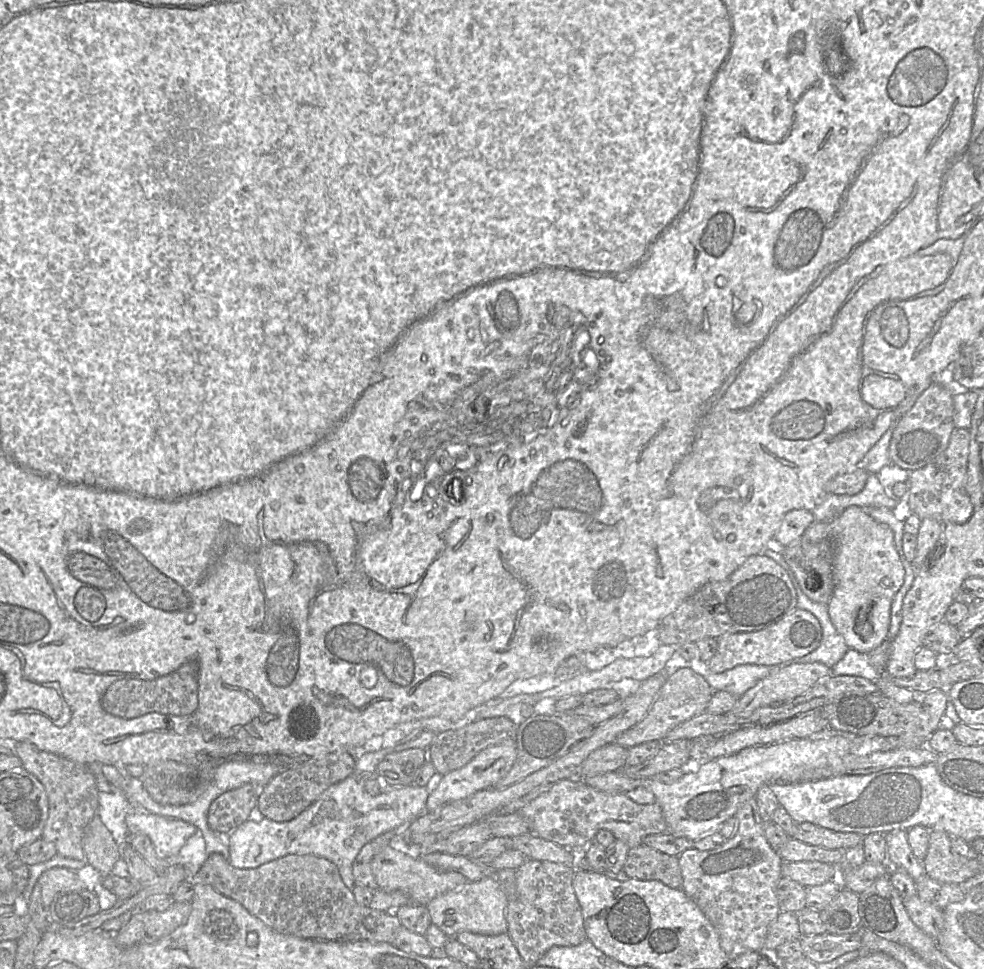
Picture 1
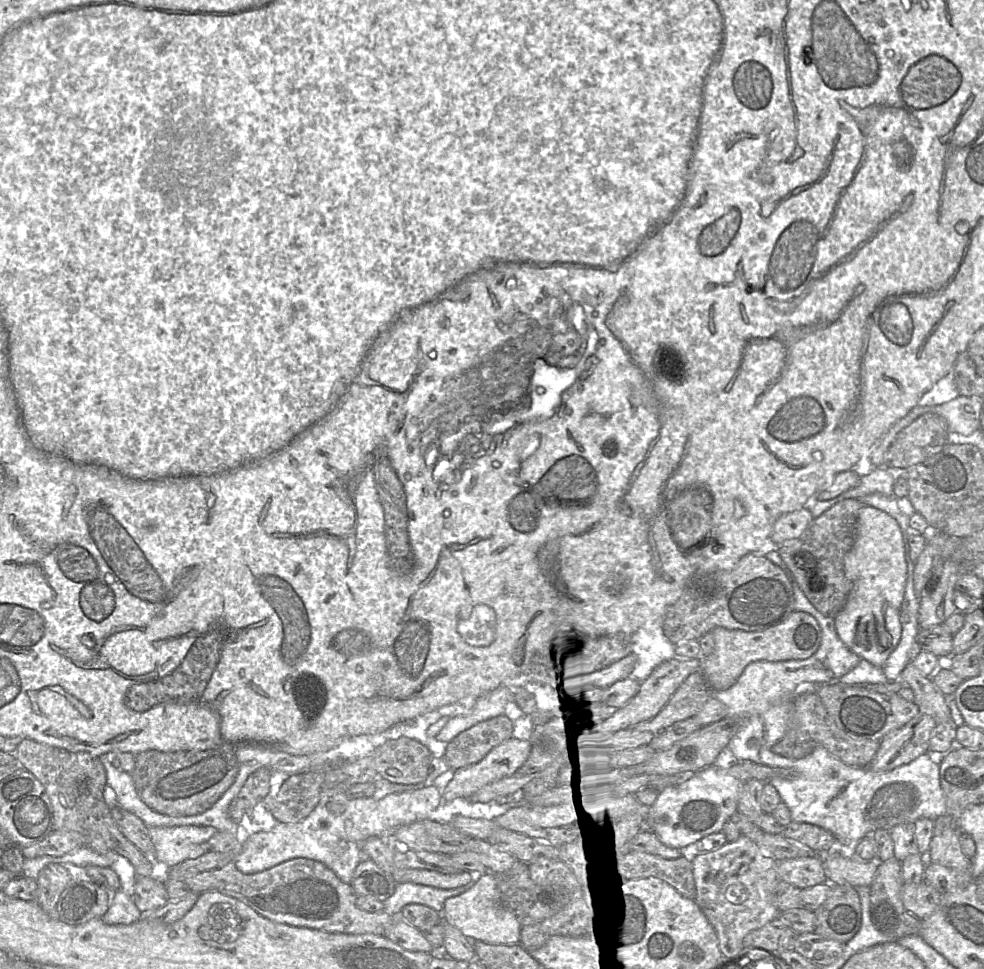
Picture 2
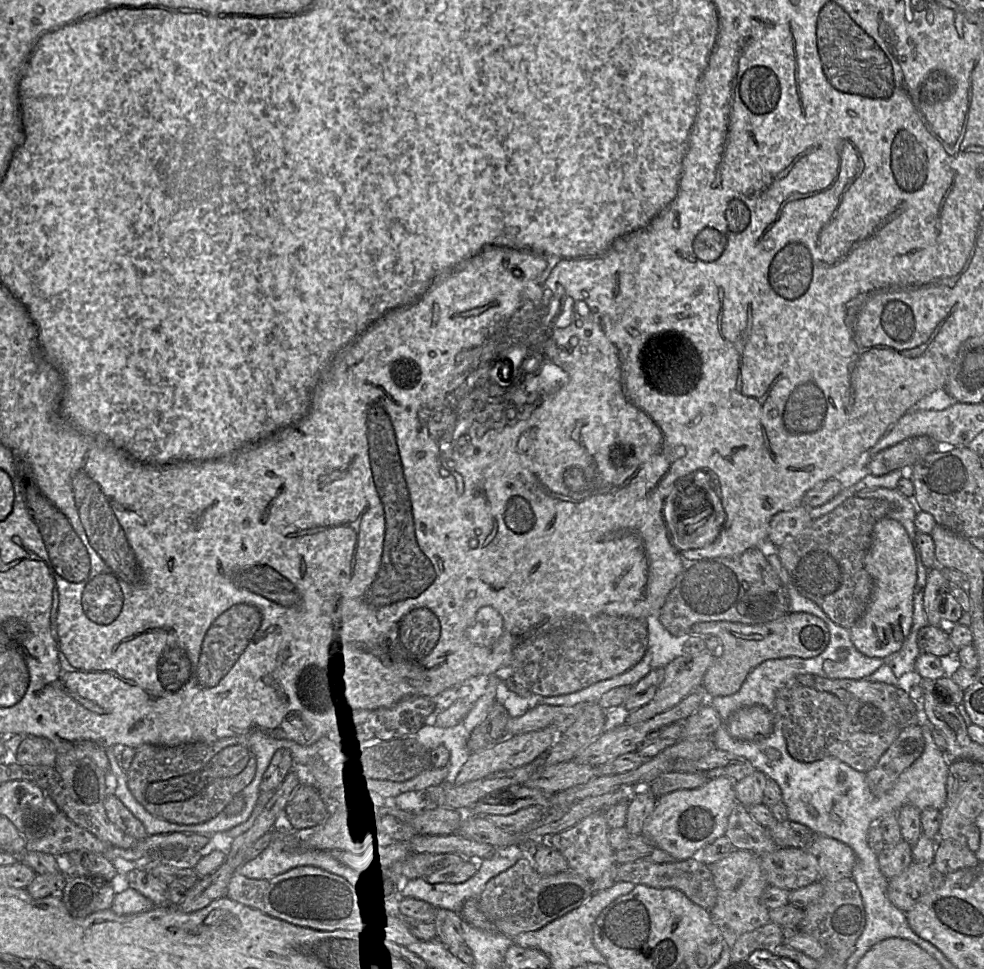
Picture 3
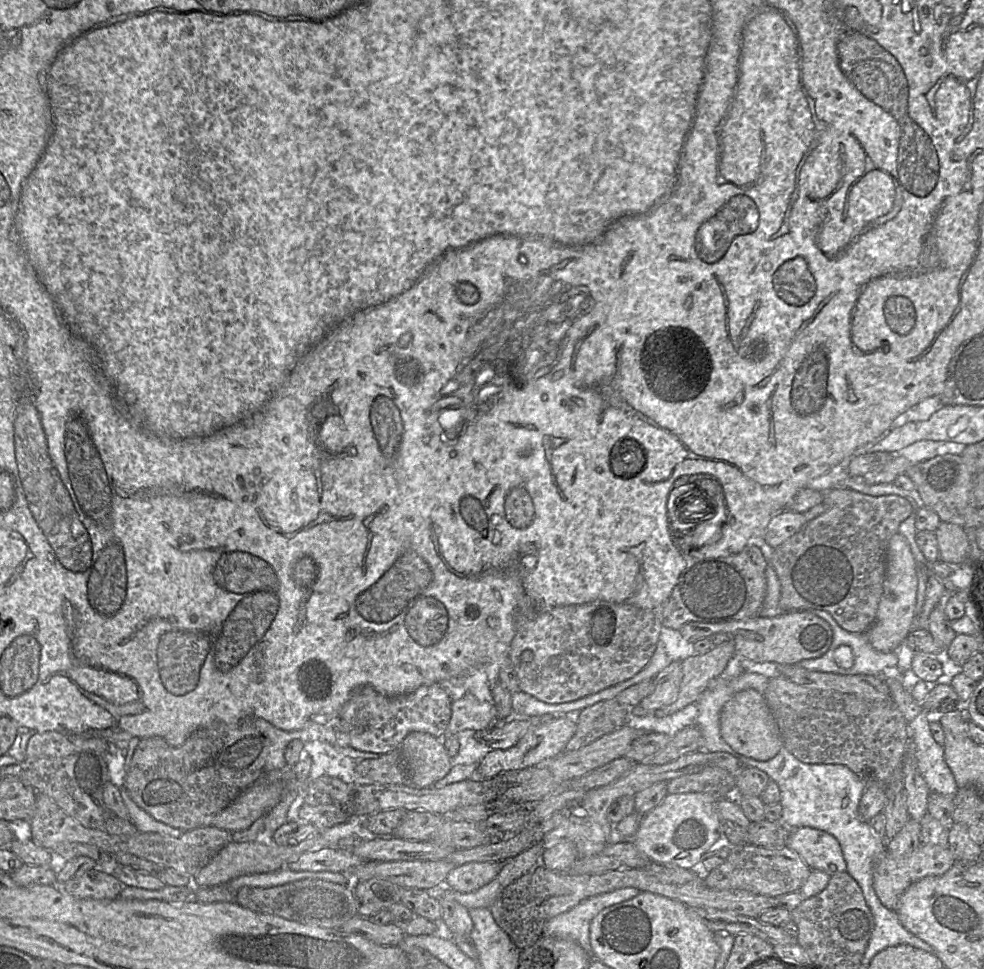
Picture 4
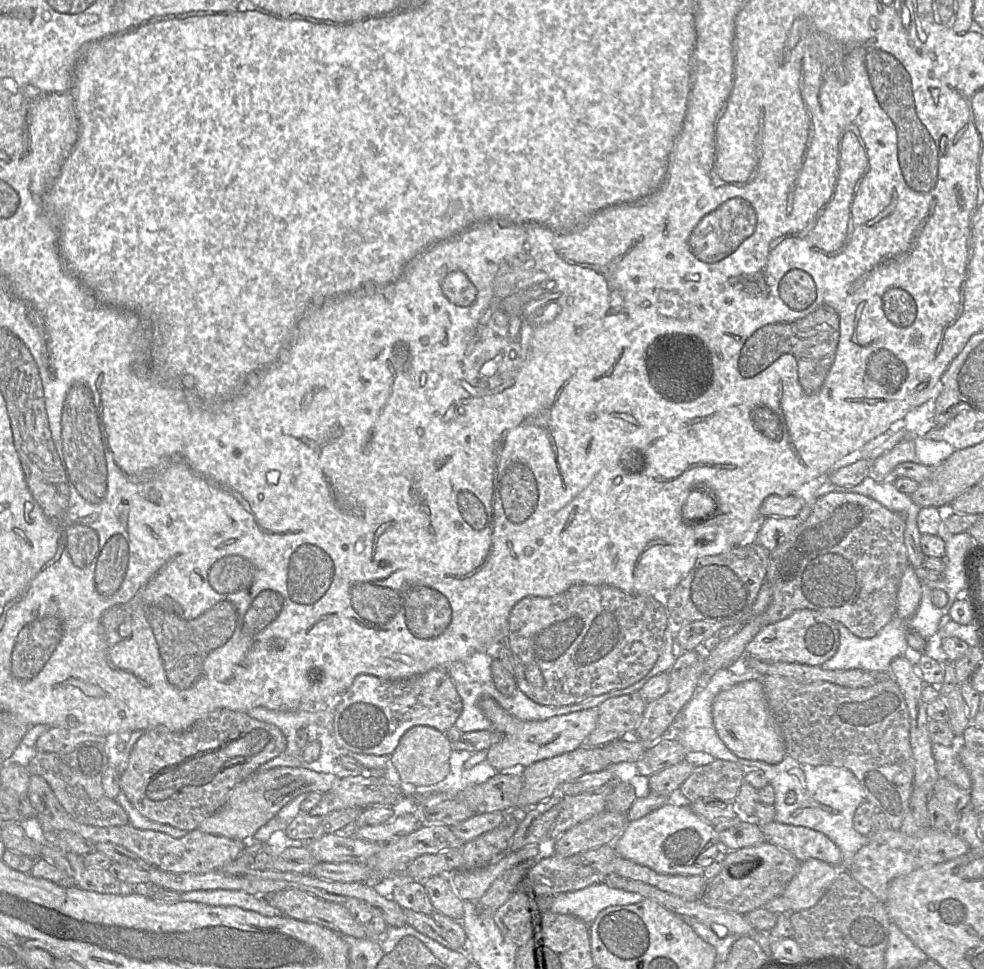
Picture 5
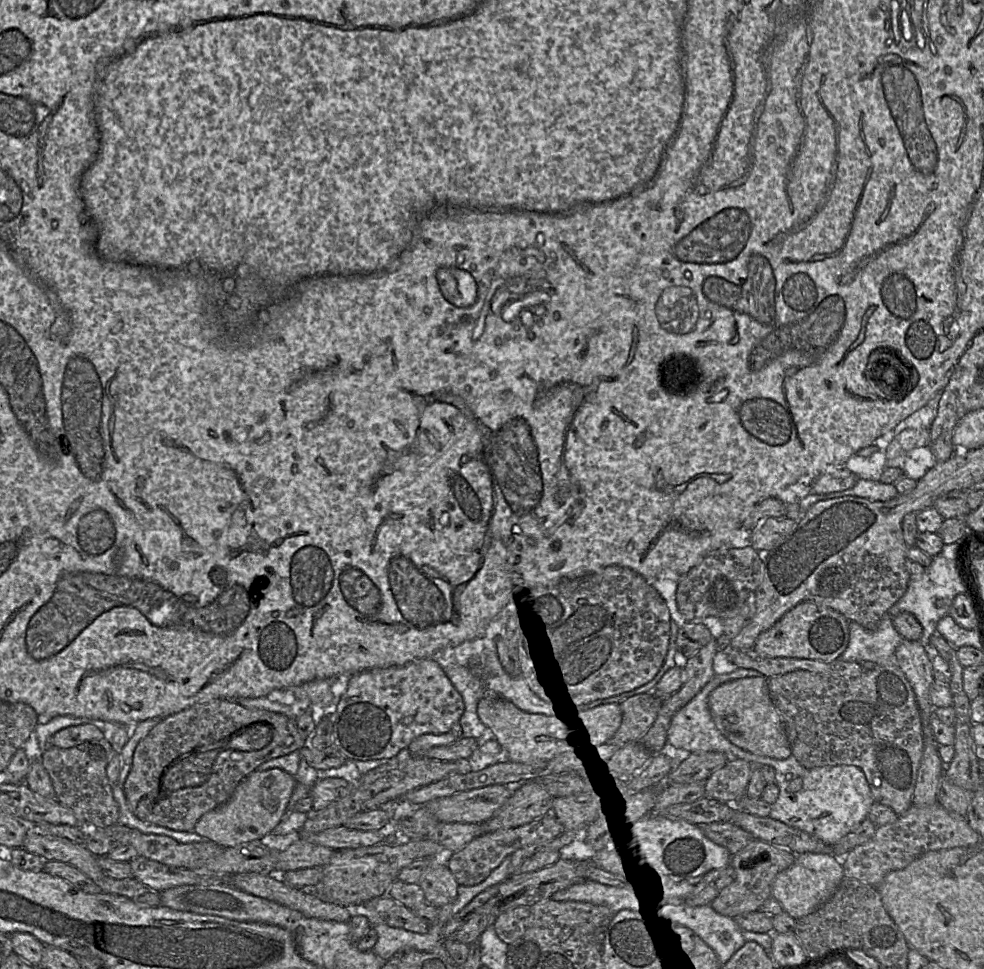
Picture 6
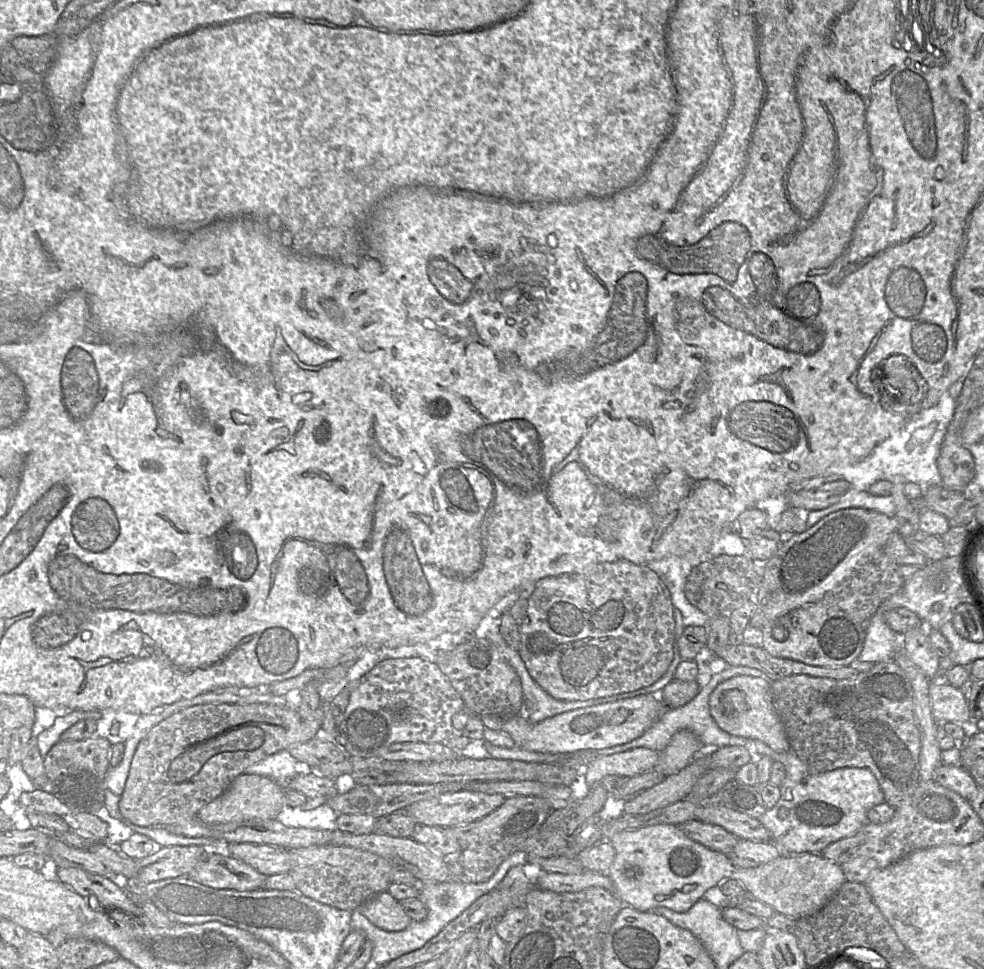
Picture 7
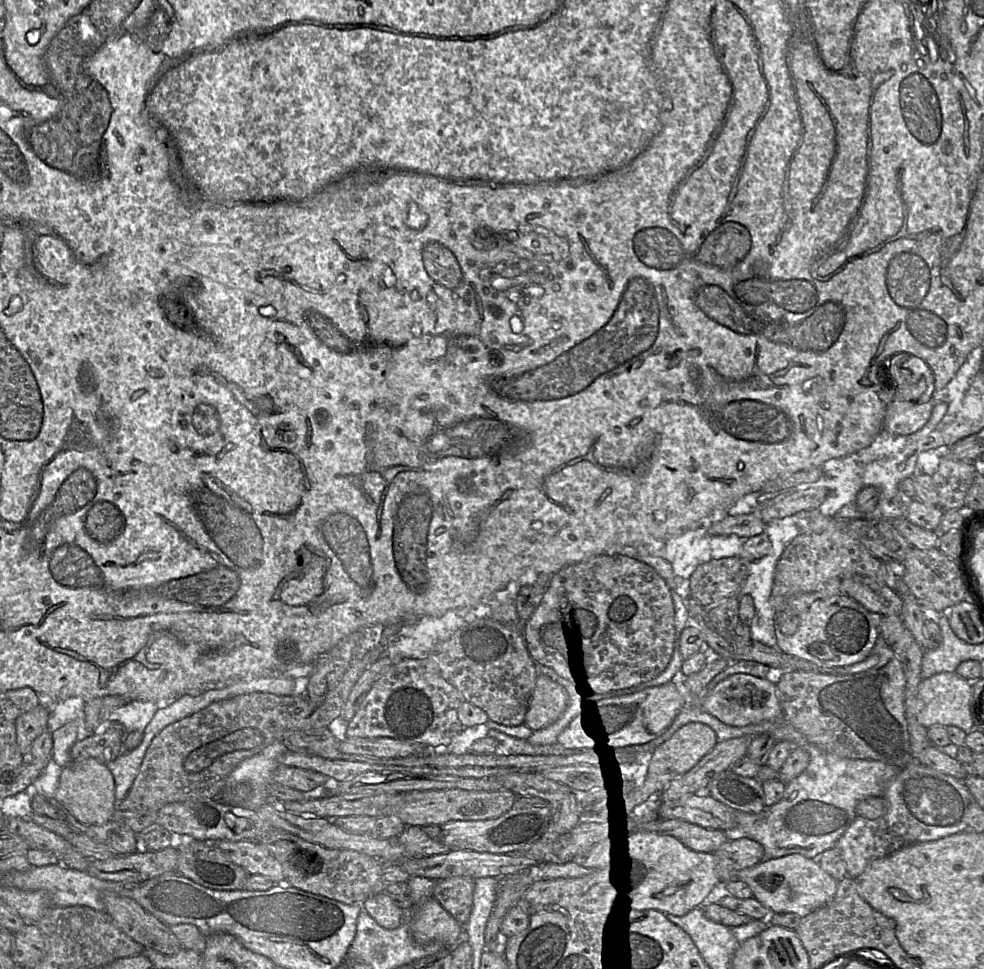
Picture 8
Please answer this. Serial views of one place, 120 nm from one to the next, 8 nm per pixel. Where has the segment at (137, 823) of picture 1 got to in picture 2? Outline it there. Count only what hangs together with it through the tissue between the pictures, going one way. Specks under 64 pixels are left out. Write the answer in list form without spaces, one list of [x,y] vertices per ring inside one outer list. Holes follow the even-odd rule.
[[[173,826],[173,827],[150,827],[149,836],[154,845],[157,859],[166,862],[169,868],[185,861],[187,858],[200,857],[210,851],[210,845],[205,844],[217,830],[210,826]]]

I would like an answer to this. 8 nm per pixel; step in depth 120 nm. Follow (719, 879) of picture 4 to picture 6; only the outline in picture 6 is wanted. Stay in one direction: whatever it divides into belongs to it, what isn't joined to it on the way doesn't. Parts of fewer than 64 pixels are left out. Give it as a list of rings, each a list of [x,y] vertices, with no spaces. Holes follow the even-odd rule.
[[[753,839],[738,853],[732,854],[730,865],[734,869],[733,882],[718,891],[710,906],[719,914],[735,918],[743,913],[758,911],[759,907],[771,896],[772,884],[776,876],[790,867],[796,859],[796,854],[786,848],[781,848]]]

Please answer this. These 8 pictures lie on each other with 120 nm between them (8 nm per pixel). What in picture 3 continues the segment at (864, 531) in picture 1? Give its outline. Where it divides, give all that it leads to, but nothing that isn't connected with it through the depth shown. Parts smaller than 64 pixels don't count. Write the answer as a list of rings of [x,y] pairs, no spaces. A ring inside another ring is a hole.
[[[885,516],[875,523],[864,567],[873,580],[873,591],[864,614],[849,629],[850,638],[863,655],[884,660],[901,649],[911,630],[917,582],[914,549],[898,521]]]

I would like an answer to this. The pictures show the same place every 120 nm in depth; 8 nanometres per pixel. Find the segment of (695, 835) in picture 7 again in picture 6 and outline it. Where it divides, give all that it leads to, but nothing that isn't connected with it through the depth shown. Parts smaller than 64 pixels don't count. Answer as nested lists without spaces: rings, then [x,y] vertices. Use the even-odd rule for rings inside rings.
[[[730,821],[711,822],[698,826],[707,838],[725,847],[731,855],[738,853],[754,839],[752,834]]]

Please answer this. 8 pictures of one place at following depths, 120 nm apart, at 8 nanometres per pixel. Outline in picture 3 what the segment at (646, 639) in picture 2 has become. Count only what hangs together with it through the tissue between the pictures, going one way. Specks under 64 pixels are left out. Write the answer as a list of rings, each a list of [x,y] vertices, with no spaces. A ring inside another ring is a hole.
[[[658,615],[644,619],[648,632],[648,649],[651,652],[651,668],[664,667],[681,656],[686,637],[672,636],[661,624]]]

